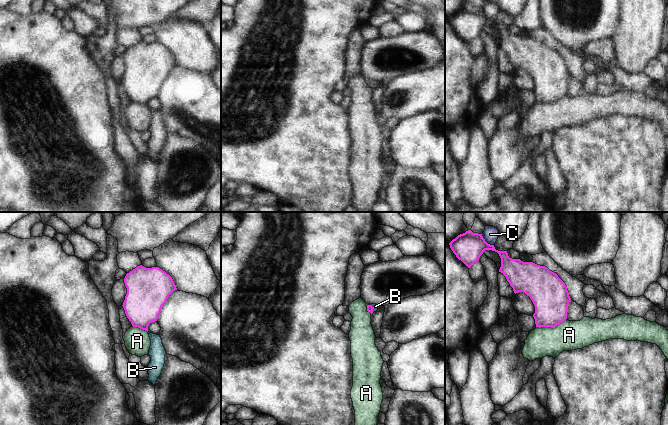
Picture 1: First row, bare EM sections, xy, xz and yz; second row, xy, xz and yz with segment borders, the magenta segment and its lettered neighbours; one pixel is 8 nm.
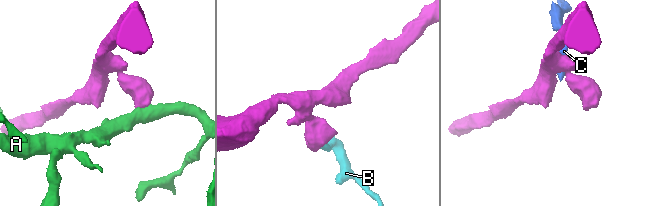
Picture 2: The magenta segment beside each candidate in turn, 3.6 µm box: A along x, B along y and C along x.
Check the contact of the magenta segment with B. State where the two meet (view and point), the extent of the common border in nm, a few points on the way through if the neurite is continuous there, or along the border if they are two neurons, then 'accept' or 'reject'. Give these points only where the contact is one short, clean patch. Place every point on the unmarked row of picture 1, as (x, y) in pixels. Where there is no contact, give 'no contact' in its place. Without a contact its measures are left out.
xz (373, 83) | 80 nm | across xz (370, 84), (373, 83), (375, 82) | accept

